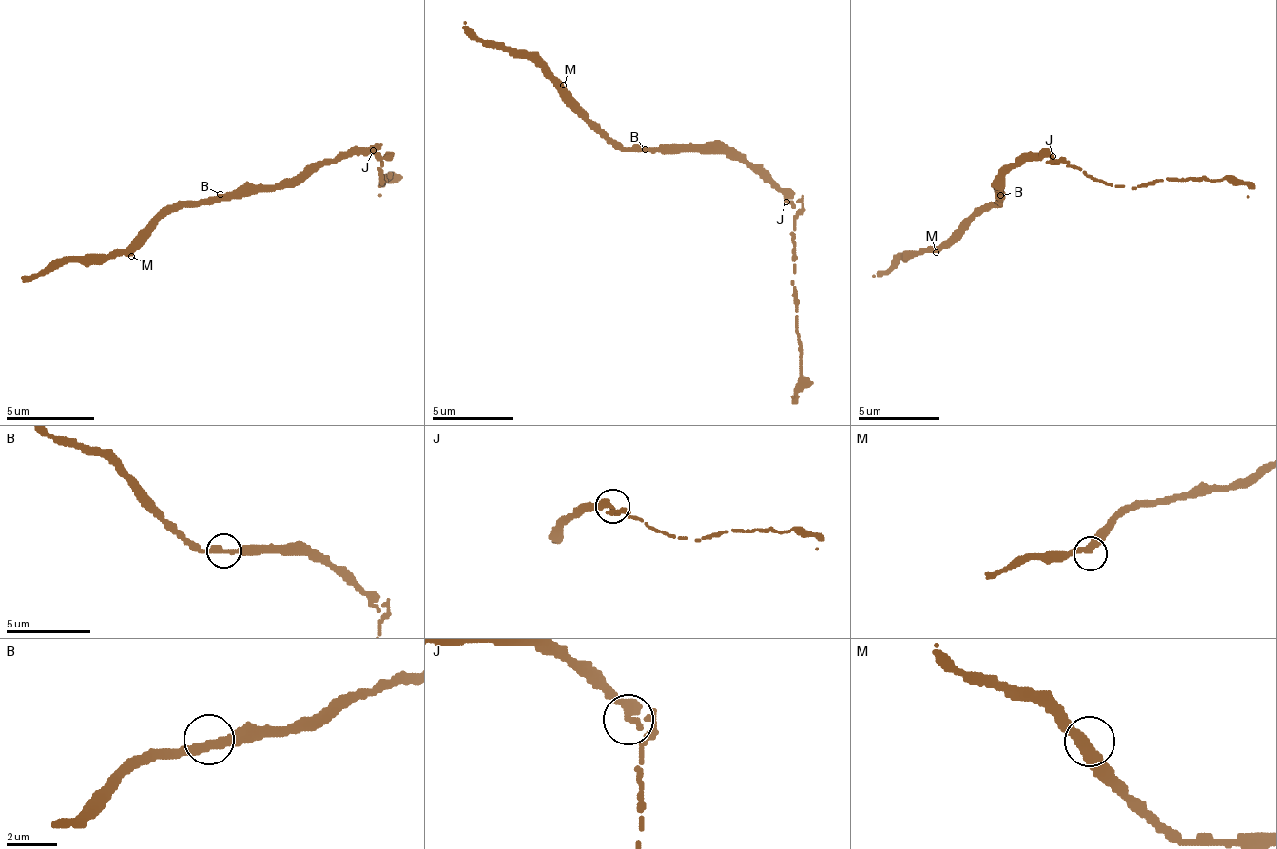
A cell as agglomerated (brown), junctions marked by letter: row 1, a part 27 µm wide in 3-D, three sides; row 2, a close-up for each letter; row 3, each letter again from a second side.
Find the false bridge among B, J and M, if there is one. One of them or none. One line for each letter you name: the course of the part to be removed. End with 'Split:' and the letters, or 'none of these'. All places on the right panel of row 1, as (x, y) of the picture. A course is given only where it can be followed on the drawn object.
J: (1054, 155), (1114, 187), (1241, 179), (1248, 195)
Split: J

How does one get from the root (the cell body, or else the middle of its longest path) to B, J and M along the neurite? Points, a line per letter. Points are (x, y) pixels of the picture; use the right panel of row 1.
B: (1004, 179), (1000, 195)
J: (1004, 179), (1004, 175), (1016, 163), (1054, 155)
M: (1004, 179), (1000, 187), (1000, 203), (984, 203), (936, 252)

